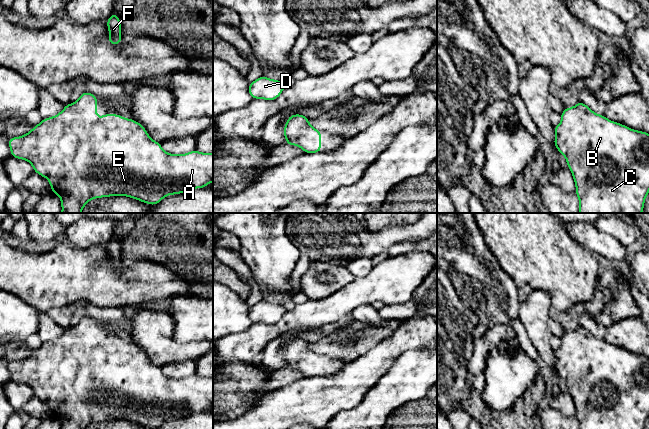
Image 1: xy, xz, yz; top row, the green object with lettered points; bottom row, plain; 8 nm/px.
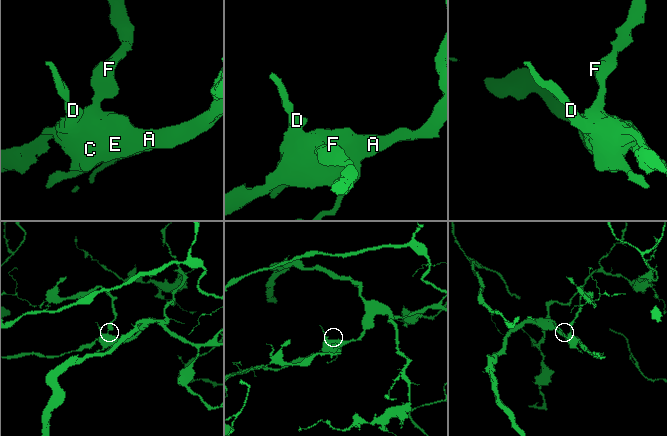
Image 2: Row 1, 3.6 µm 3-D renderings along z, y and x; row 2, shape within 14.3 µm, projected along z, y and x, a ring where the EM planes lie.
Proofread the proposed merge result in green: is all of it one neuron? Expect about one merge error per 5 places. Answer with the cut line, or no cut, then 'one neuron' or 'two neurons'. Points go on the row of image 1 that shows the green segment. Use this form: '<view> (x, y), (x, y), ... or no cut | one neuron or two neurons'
no cut | one neuron

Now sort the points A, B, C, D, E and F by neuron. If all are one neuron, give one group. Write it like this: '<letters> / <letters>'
A B C D E F

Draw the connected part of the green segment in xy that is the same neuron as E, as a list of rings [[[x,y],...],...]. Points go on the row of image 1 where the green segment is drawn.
[[[84,91],[75,103],[65,105],[56,116],[42,119],[25,135],[10,138],[8,144],[12,157],[28,161],[34,172],[48,179],[52,193],[61,199],[61,213],[81,213],[90,200],[110,196],[127,196],[156,205],[168,195],[204,188],[213,182],[213,153],[196,149],[181,155],[166,153],[135,120],[112,113],[98,118],[97,96]]]

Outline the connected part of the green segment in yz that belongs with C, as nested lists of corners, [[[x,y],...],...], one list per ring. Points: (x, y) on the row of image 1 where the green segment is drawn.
[[[579,101],[576,106],[565,108],[561,122],[554,127],[554,146],[566,158],[575,181],[579,199],[579,213],[642,213],[649,193],[649,134],[610,121],[593,112]]]

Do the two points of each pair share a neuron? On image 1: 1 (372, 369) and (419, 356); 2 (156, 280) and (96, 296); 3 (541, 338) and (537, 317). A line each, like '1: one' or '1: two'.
1: two
2: one
3: one

